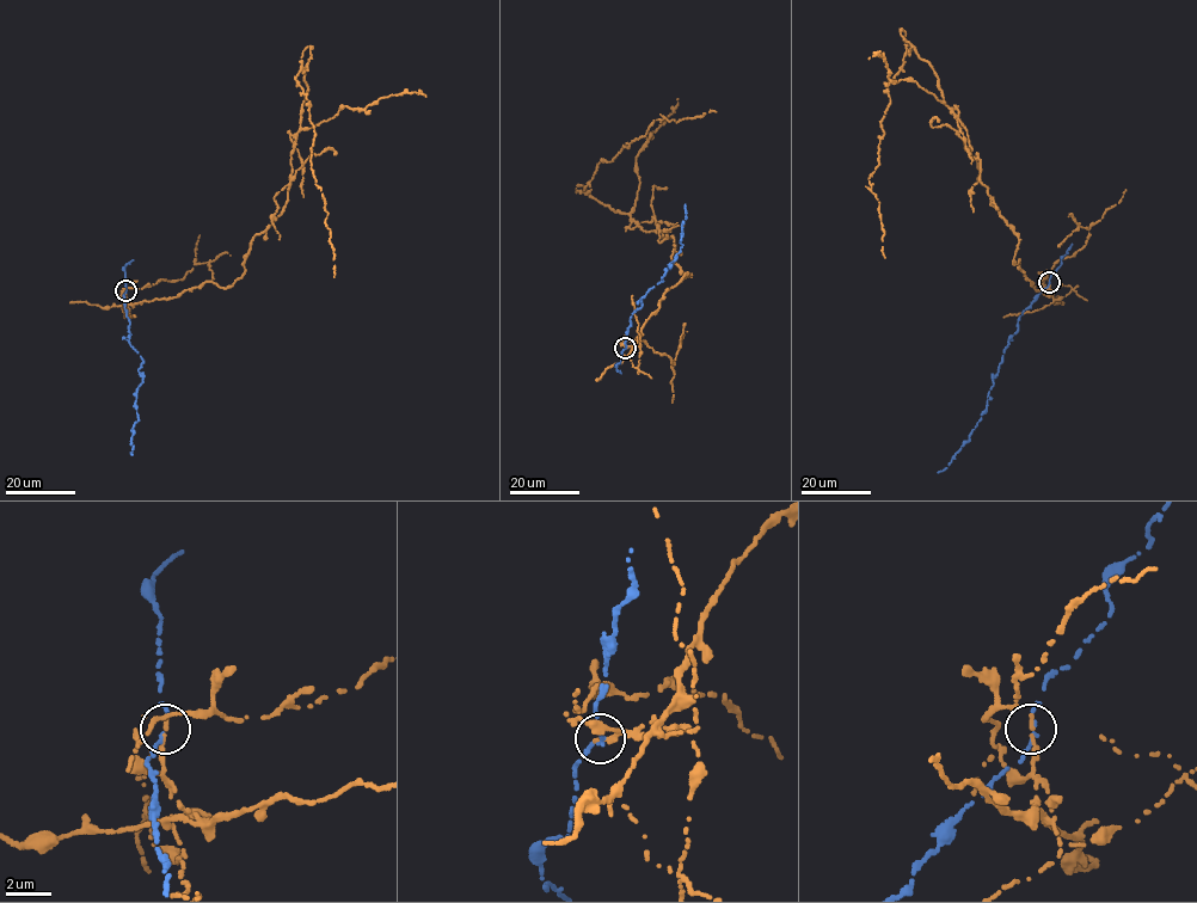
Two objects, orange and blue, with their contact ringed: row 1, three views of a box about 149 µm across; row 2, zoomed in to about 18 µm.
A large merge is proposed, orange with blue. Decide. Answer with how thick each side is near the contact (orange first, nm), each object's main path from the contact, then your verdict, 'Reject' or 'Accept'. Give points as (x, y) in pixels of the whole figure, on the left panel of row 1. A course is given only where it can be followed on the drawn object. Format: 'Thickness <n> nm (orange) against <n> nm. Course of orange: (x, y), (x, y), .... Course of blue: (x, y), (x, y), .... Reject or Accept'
Thickness 220 nm (orange) against 140 nm. Course of orange: (126, 290), (133, 305), (241, 276), (253, 237), (288, 200), (311, 45), (295, 80), (310, 103), (333, 277). Course of blue: (126, 290), (130, 345), (142, 362), (137, 370), (142, 382), (135, 393), (139, 419), (132, 430), (133, 455). Reject

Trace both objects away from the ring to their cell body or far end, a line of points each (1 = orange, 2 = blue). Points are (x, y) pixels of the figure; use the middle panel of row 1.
1: (625, 348), (667, 292), (691, 274), (671, 259), (673, 237), (644, 231), (576, 189), (654, 120), (716, 111)
2: (625, 348), (630, 318), (640, 308), (642, 298), (662, 281), (682, 245), (685, 204)

